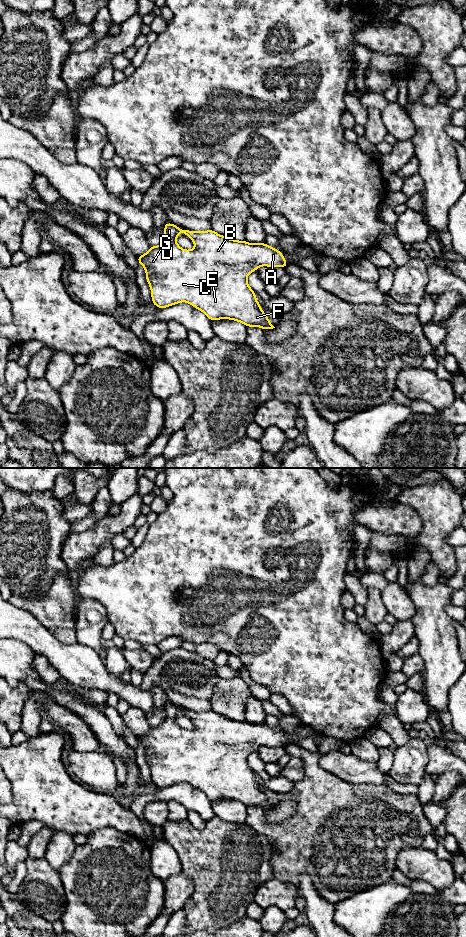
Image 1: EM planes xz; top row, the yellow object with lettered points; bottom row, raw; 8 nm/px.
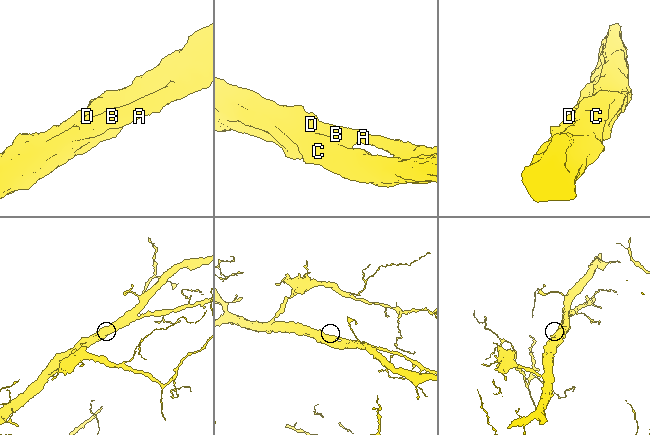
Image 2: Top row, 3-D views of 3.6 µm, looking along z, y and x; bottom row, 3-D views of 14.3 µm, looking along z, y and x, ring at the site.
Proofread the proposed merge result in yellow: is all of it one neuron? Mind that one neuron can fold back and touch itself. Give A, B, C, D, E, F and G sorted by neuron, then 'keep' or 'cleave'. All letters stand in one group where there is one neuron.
A B C D E F G; keep

